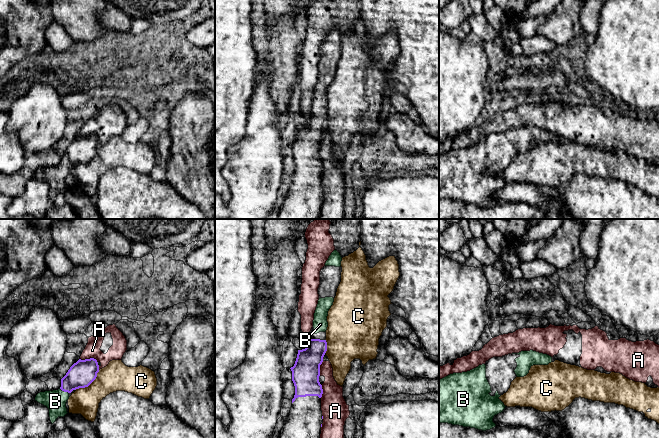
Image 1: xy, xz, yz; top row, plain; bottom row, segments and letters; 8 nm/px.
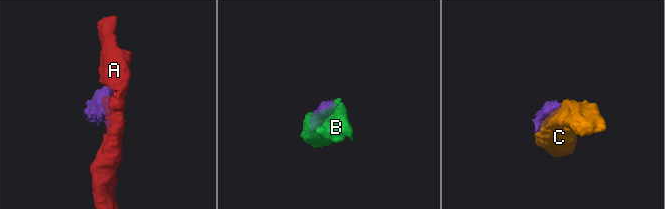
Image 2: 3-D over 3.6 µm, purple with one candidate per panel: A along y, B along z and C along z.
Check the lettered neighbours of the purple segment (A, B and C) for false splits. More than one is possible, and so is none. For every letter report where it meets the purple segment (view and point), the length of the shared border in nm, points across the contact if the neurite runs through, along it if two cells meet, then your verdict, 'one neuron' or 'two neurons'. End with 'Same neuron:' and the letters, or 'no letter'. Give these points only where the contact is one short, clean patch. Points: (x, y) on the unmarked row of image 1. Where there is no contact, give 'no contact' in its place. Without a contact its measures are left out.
A: meets purple in xy at (90, 134); contact 150 nm long; two neurons
B: meets purple in xy at (64, 167); contact 80 nm long; runs through xy (81, 150), (64, 167), (55, 177); one neuron
C: meets purple in xy at (89, 160); contact 260 nm long; two neurons
Same neuron: B

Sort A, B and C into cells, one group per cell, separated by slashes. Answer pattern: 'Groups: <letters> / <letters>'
Groups: A / B / C

